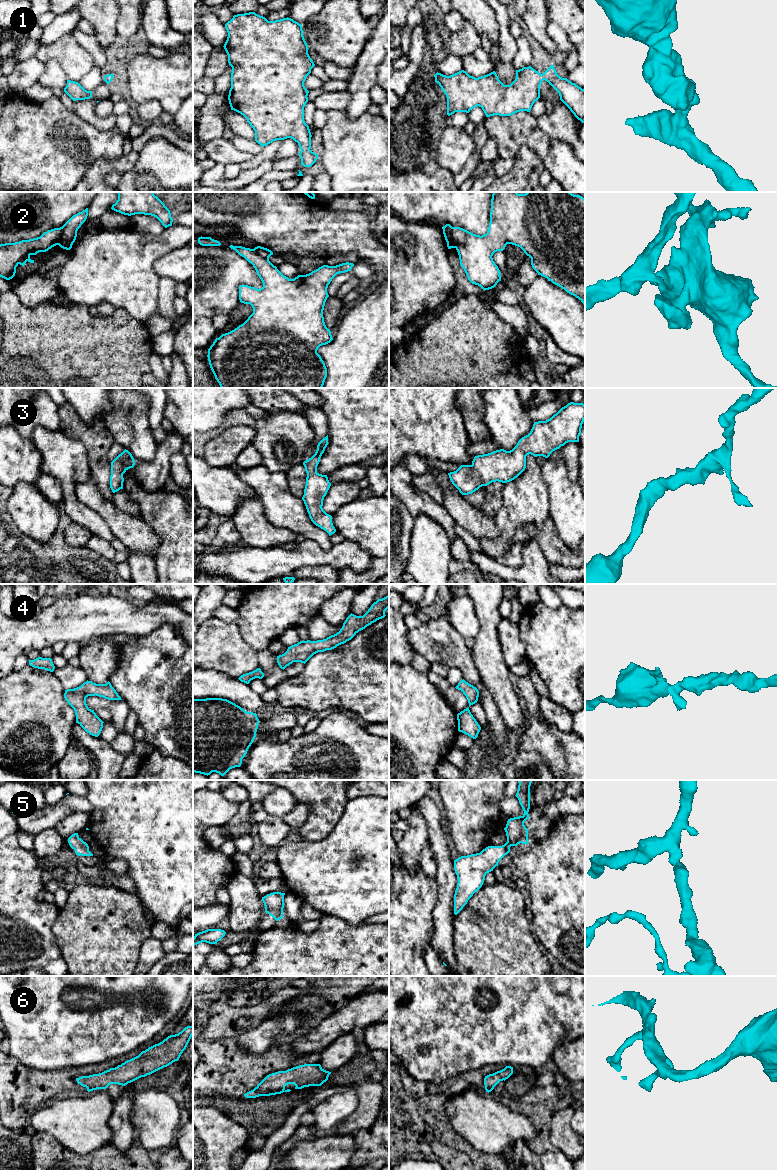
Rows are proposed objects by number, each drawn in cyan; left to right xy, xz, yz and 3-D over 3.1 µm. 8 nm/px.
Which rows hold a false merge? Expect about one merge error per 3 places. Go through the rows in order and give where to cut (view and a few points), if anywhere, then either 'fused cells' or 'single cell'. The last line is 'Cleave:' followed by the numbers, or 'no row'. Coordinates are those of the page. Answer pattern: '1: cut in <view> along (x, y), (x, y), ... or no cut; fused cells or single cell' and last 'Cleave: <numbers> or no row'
1: no cut; single cell
2: cut in yz along (451, 227), (451, 236), (456, 247); fused cells
3: no cut; single cell
4: no cut; single cell
5: no cut; single cell
6: no cut; single cell
Cleave: 2

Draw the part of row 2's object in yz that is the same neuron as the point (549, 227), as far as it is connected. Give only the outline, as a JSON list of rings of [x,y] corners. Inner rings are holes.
[[[493,192],[490,223],[486,234],[482,236],[476,235],[460,227],[452,227],[451,233],[459,255],[460,265],[464,269],[468,280],[472,284],[480,286],[484,291],[494,288],[497,283],[501,281],[501,272],[493,261],[493,254],[497,251],[503,251],[507,244],[512,244],[520,247],[524,253],[531,258],[532,268],[538,275],[547,278],[553,284],[578,298],[585,305],[585,199],[582,196],[574,195],[571,192],[526,192],[525,194],[518,194],[517,192]]]

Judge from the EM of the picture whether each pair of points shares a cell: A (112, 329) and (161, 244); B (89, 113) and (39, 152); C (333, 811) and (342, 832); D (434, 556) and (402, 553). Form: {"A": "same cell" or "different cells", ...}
{"A": "different cells", "B": "different cells", "C": "different cells", "D": "different cells"}

